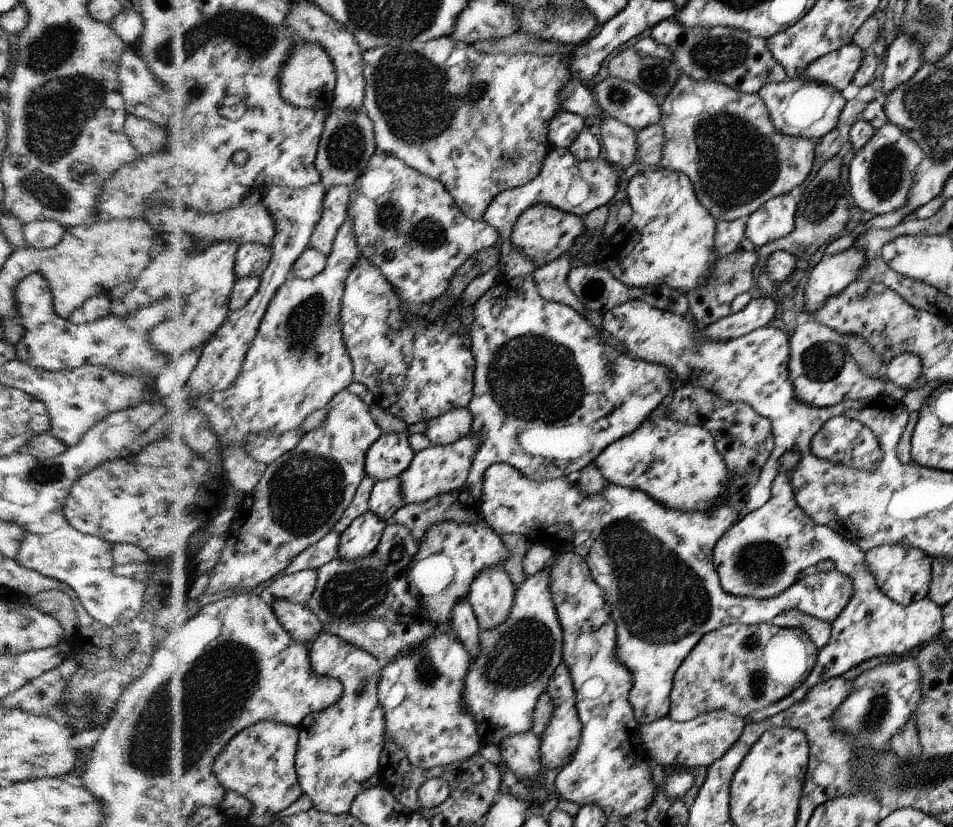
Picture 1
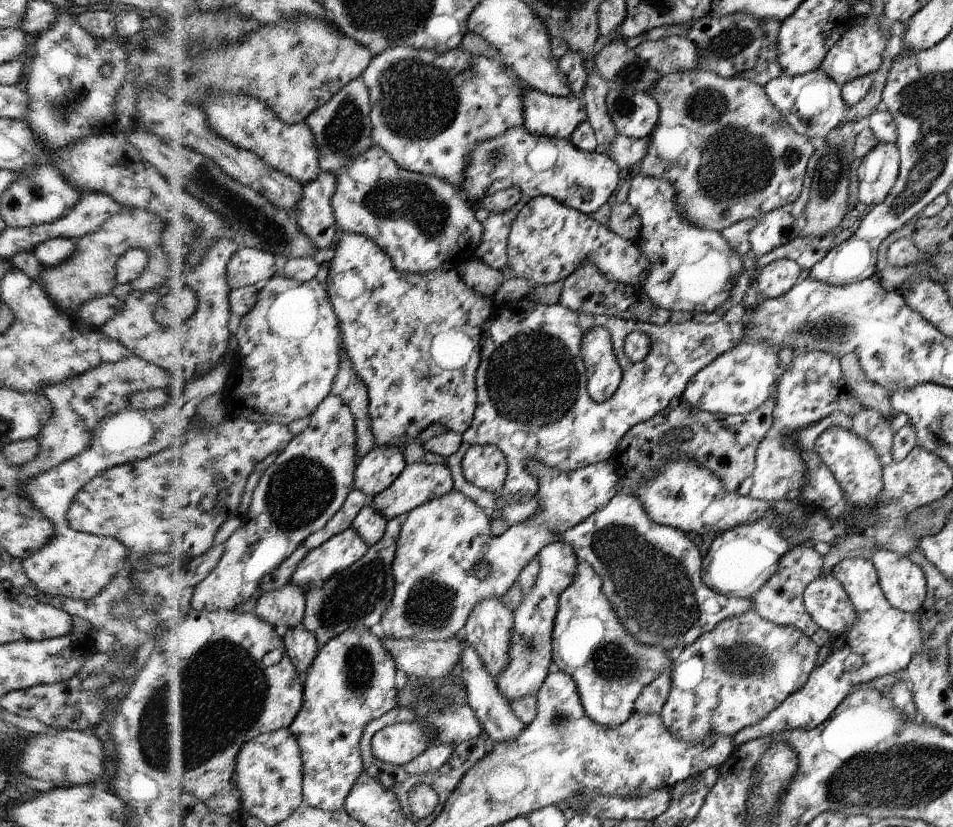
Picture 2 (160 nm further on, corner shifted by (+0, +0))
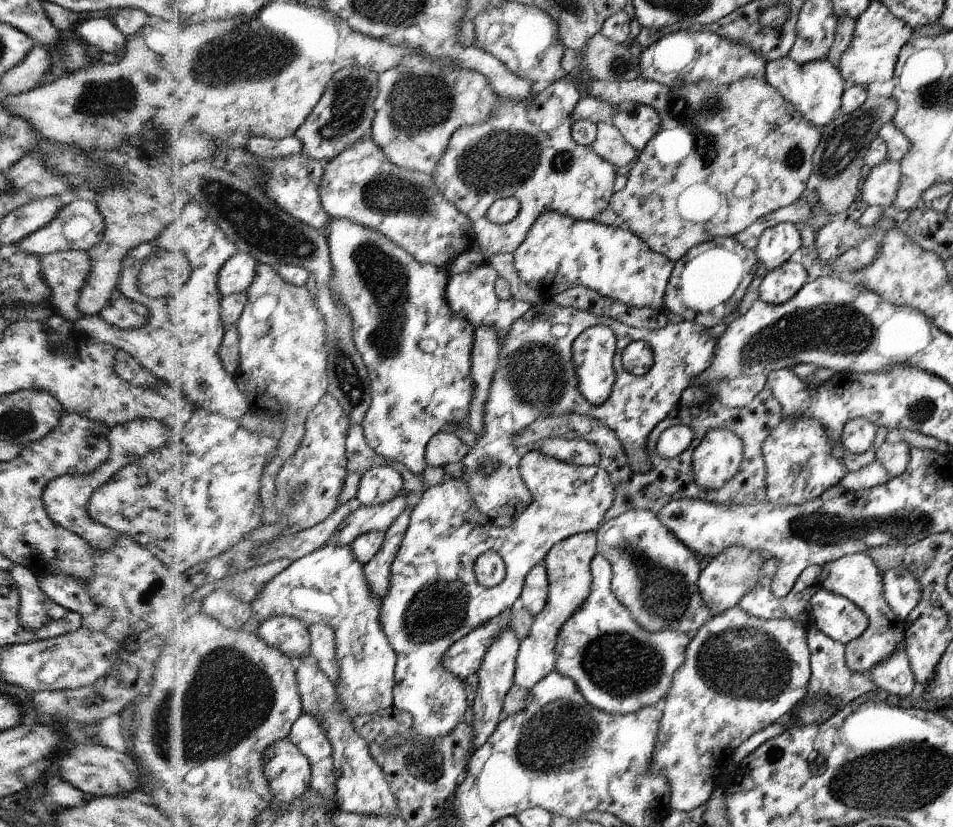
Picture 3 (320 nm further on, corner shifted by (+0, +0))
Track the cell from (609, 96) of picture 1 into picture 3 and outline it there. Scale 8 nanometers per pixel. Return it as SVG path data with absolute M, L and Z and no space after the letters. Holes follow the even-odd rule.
M626 100L616 106L617 111L611 122L619 127L626 142L640 152L662 128L660 115L654 107L632 100Z

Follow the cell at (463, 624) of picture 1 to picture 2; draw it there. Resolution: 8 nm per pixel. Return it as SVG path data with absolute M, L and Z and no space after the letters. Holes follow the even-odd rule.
M464 640L460 664L462 664L462 678L464 678L463 686L466 688L467 694L466 702L472 706L472 710L477 714L479 722L482 724L484 737L497 743L513 741L513 738L516 738L525 727L525 724L516 718L508 700L499 691L493 676L486 670L480 655L466 640Z

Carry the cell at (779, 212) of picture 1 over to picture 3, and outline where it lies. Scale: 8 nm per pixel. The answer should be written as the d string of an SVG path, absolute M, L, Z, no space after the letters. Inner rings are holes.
M779 223L762 234L755 251L768 271L778 269L802 246L800 232L792 223Z

